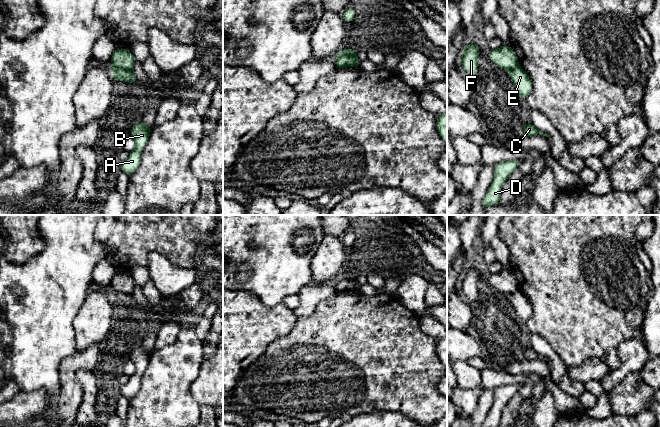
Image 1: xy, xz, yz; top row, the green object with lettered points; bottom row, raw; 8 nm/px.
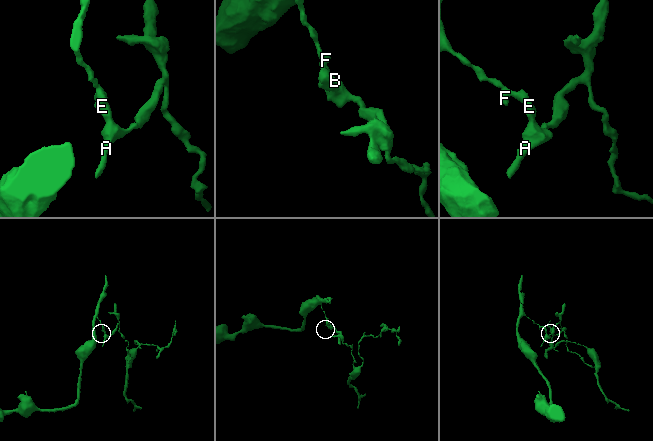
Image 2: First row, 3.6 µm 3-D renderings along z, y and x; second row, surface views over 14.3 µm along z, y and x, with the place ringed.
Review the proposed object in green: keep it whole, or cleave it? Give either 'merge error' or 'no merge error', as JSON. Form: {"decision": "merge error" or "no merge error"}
{"decision": "merge error"}

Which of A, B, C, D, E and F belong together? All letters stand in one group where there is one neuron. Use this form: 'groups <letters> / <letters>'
groups A B C D E / F

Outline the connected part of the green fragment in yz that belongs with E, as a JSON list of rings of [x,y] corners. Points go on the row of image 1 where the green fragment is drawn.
[[[519,64],[508,73],[517,91],[517,96],[526,99],[533,89],[533,84],[528,74]]]

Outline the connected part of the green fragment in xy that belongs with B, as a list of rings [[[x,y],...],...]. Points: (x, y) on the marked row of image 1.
[[[142,120],[131,128],[130,136],[134,139],[136,147],[129,152],[129,157],[121,162],[121,171],[125,172],[128,176],[133,174],[140,165],[141,153],[149,139],[152,129]]]

